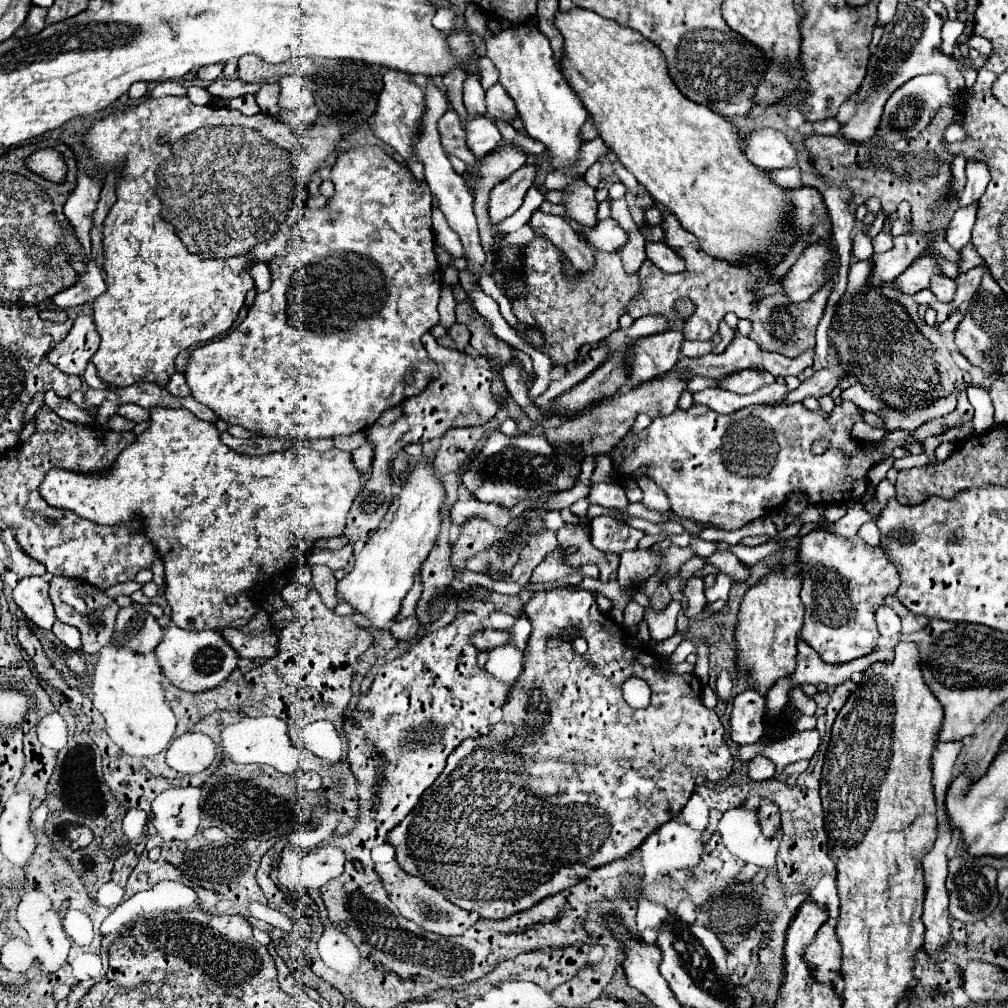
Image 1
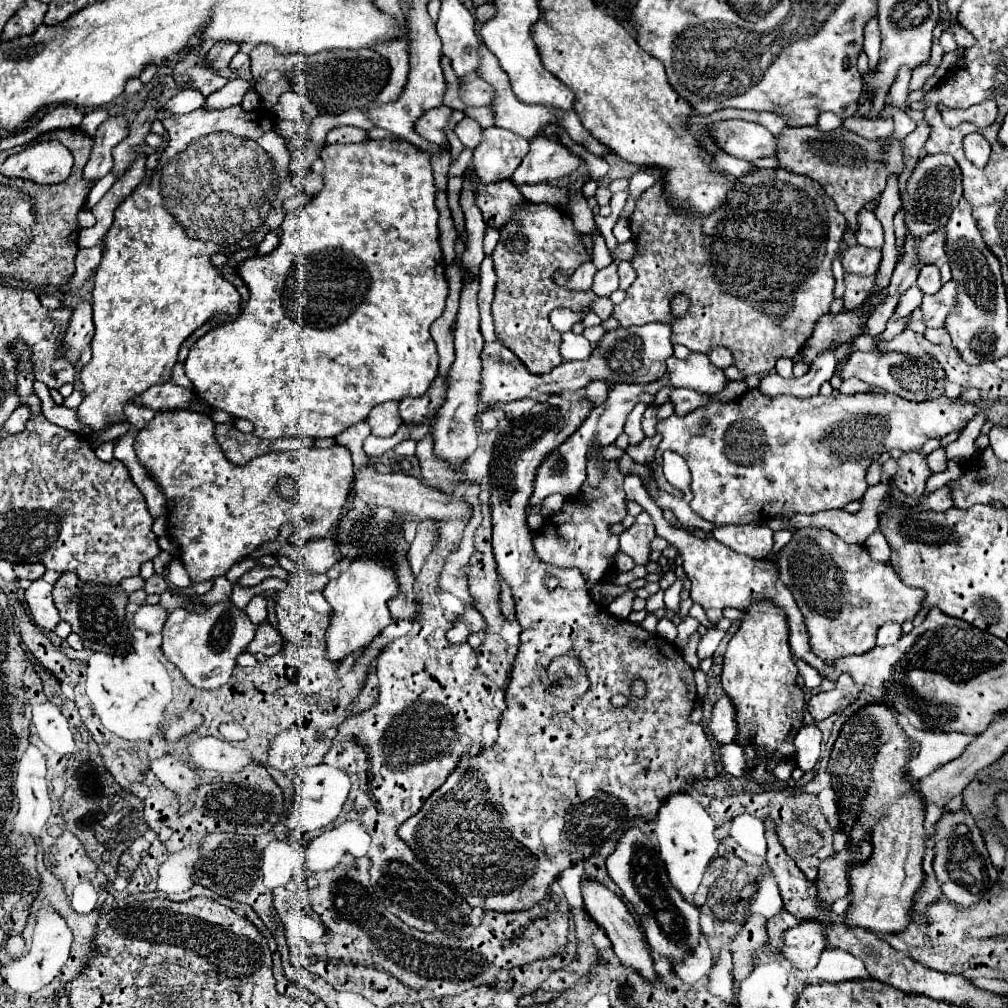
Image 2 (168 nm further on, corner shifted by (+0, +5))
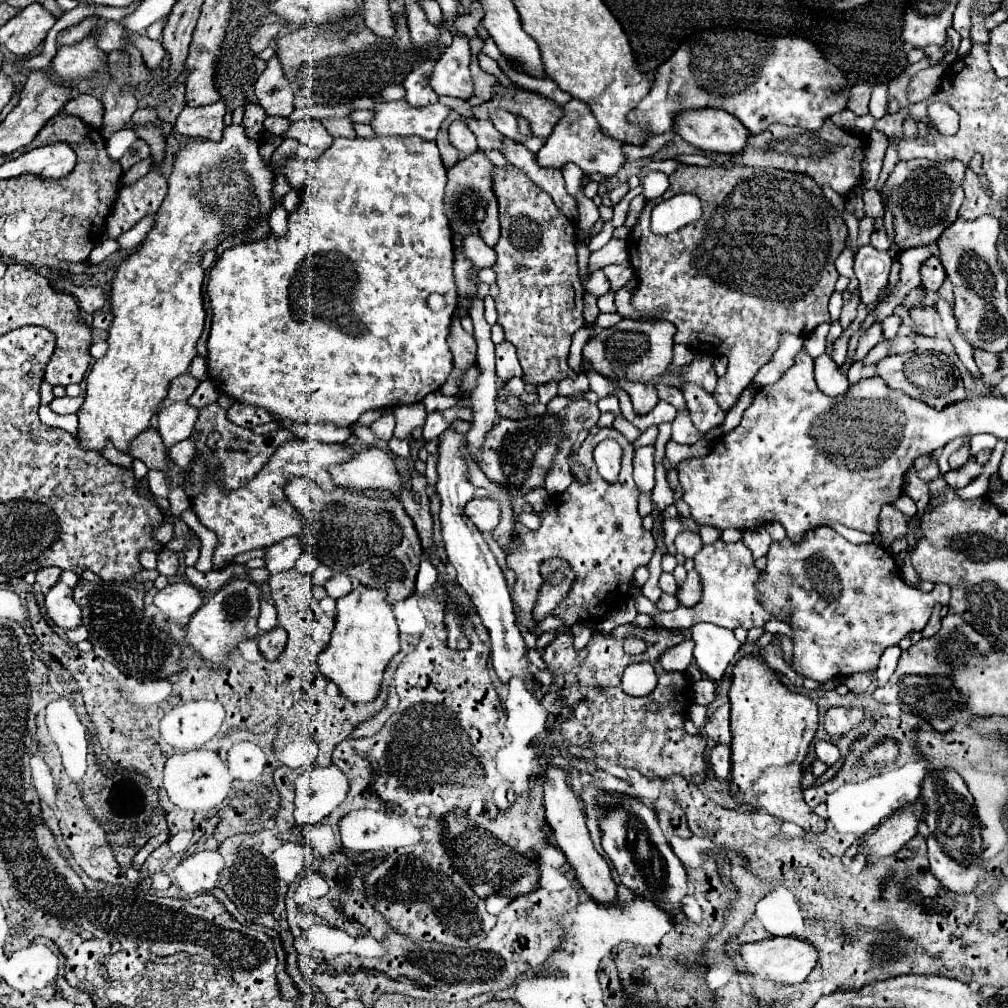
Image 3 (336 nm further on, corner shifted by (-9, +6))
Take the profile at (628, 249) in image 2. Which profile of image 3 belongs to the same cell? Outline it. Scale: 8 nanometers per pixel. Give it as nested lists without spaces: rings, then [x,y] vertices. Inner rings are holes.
[[[610,239],[600,251],[592,253],[588,259],[588,273],[604,269],[610,263],[628,261],[628,245],[624,239]]]

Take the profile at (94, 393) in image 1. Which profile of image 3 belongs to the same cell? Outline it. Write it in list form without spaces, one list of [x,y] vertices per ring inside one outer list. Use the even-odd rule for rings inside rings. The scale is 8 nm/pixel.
[[[78,395],[78,397],[56,397],[52,403],[50,403],[50,407],[52,407],[52,411],[54,413],[60,413],[60,415],[68,415],[68,413],[76,413],[78,409],[80,409],[80,405],[82,405],[82,395]]]

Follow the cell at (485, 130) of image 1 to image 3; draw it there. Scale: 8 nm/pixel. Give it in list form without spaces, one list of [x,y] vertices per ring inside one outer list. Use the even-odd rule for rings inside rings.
[[[456,119],[456,121],[450,125],[448,137],[450,137],[450,145],[456,147],[458,151],[466,153],[466,155],[470,155],[470,153],[474,153],[474,151],[478,149],[476,137],[474,137],[474,133],[466,127],[464,119]]]

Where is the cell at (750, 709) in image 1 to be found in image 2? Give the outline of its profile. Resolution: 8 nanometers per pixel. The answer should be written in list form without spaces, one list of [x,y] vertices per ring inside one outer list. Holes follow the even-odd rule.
[[[723,696],[715,708],[713,708],[713,716],[711,716],[711,734],[717,742],[721,744],[729,744],[735,740],[739,728],[737,728],[737,710],[735,704],[729,696]]]

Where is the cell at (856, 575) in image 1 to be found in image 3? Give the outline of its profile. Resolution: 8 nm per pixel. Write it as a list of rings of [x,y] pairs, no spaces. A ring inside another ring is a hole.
[[[822,527],[822,529],[810,531],[800,543],[792,543],[790,539],[782,539],[782,541],[778,541],[778,543],[772,543],[772,545],[770,545],[770,551],[768,551],[768,555],[766,555],[766,559],[768,559],[768,563],[766,563],[764,571],[760,573],[760,579],[758,579],[758,585],[756,585],[756,587],[760,589],[760,591],[758,591],[760,603],[762,603],[762,607],[764,607],[768,613],[778,615],[780,621],[786,621],[786,623],[792,627],[792,631],[794,631],[792,669],[794,669],[796,673],[800,673],[802,677],[814,679],[814,681],[818,681],[818,683],[828,681],[828,679],[848,677],[848,675],[852,675],[852,673],[868,673],[868,671],[872,673],[872,671],[876,669],[876,665],[878,665],[878,661],[880,661],[880,655],[884,653],[886,647],[898,645],[900,639],[904,639],[908,633],[922,631],[922,629],[926,627],[926,623],[928,623],[928,619],[930,619],[934,607],[936,607],[936,605],[948,605],[948,601],[950,601],[950,587],[948,587],[948,585],[940,583],[940,585],[936,585],[930,593],[912,589],[912,587],[908,587],[908,585],[902,581],[894,557],[892,557],[890,553],[886,553],[884,547],[880,547],[880,545],[876,545],[876,543],[854,545],[854,543],[850,543],[848,539],[844,539],[842,535],[838,535],[834,529],[830,529],[830,527]]]

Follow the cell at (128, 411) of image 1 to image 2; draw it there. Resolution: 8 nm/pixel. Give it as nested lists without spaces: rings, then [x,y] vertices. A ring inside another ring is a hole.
[[[127,402],[125,408],[123,408],[123,414],[125,414],[125,418],[129,418],[131,426],[135,426],[135,428],[141,430],[141,428],[145,428],[145,426],[149,424],[149,420],[155,416],[155,410],[147,408],[147,406],[139,406],[139,404],[135,404],[135,402]]]

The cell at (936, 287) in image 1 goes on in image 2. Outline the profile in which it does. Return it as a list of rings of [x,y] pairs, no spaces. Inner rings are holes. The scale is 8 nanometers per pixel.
[[[927,264],[921,268],[919,278],[917,278],[917,286],[925,292],[925,294],[937,294],[941,290],[941,272],[935,264]]]

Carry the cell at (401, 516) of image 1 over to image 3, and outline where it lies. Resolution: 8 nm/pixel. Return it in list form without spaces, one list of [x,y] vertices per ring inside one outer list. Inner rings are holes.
[[[358,585],[352,593],[340,597],[336,607],[336,627],[328,647],[318,655],[318,669],[352,703],[374,701],[388,663],[400,651],[398,625],[392,607],[386,603],[386,593],[380,589],[366,589],[364,585]]]

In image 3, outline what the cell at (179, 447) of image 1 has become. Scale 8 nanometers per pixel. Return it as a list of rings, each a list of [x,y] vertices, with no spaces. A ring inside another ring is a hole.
[[[296,439],[282,443],[262,471],[242,489],[224,491],[216,481],[210,481],[206,491],[192,501],[192,509],[200,523],[214,531],[218,537],[218,545],[214,551],[214,567],[222,569],[238,553],[270,547],[290,535],[298,537],[304,529],[302,515],[288,503],[284,495],[284,483],[300,475],[314,481],[322,489],[334,489],[336,485],[328,477],[326,467],[330,463],[346,463],[350,461],[350,457],[354,457],[354,453],[356,451],[346,445],[326,445],[312,439]]]

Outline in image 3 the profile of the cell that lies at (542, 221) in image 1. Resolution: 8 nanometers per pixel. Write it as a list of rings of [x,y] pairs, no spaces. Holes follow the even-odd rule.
[[[482,151],[468,155],[464,161],[458,161],[448,169],[446,195],[444,195],[444,215],[450,221],[450,229],[462,237],[478,235],[488,247],[494,247],[500,237],[498,223],[498,201],[494,197],[494,189],[490,187],[494,165],[484,157]]]

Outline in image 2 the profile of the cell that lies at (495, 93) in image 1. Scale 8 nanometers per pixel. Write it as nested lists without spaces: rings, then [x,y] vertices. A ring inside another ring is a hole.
[[[469,78],[469,82],[461,82],[461,98],[467,106],[491,106],[495,90],[483,78]]]

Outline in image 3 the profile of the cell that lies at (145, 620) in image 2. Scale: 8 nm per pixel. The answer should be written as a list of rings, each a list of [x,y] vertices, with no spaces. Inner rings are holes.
[[[174,583],[156,593],[154,605],[176,623],[188,621],[204,603],[204,595],[190,583]]]

